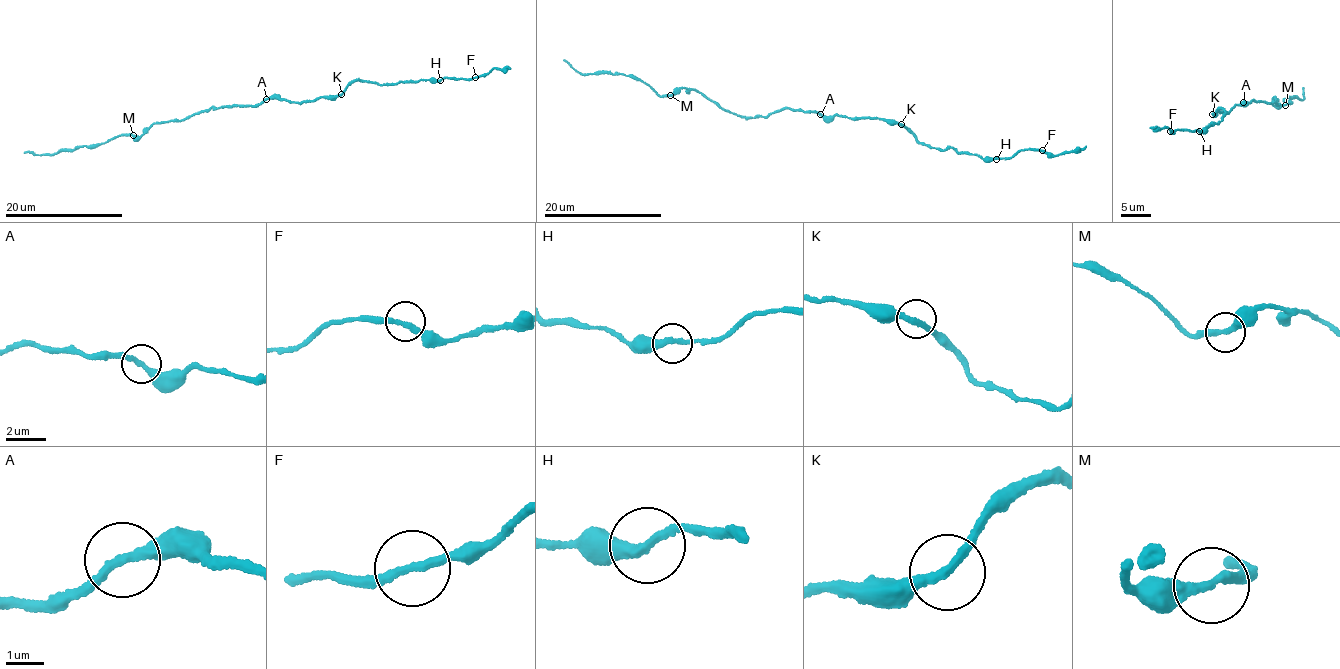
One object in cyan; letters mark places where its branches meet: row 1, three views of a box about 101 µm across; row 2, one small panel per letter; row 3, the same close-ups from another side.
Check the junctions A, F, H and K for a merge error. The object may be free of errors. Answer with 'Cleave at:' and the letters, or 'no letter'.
Cleave at: no letter

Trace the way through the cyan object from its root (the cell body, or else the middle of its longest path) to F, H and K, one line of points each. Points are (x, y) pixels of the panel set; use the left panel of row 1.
F: (269, 97), (302, 103), (323, 96), (335, 98), (353, 81), (387, 86), (404, 81), (475, 77)
H: (269, 97), (302, 103), (323, 96), (335, 98), (353, 81), (363, 80), (387, 86), (404, 81), (440, 80)
K: (269, 97), (302, 103), (323, 96), (335, 98), (341, 94)

